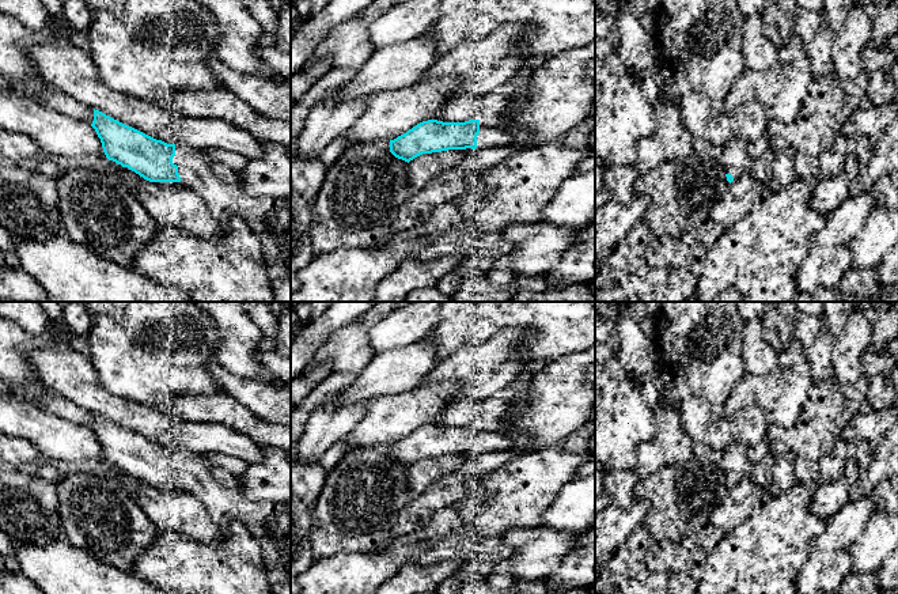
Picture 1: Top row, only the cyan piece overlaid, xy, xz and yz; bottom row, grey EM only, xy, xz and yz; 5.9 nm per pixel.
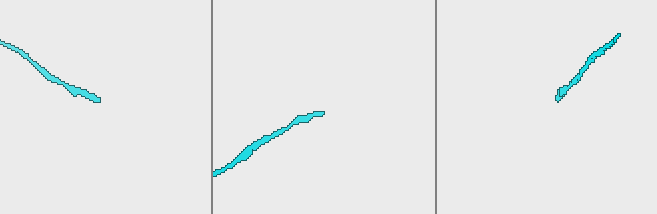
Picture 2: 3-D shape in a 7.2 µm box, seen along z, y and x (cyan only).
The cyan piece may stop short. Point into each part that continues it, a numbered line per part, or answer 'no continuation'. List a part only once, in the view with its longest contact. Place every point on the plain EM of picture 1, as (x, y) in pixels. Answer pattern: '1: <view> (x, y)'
1: xy (218, 490)

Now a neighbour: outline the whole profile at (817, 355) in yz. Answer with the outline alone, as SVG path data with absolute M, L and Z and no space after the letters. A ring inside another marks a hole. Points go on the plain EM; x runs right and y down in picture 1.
M825 324L816 333L814 341L804 348L804 359L812 382L829 382L834 379L830 352L834 337Z

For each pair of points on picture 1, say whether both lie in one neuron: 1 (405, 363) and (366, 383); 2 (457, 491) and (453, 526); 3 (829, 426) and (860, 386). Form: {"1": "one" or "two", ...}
{"1": "one", "2": "two", "3": "one"}

